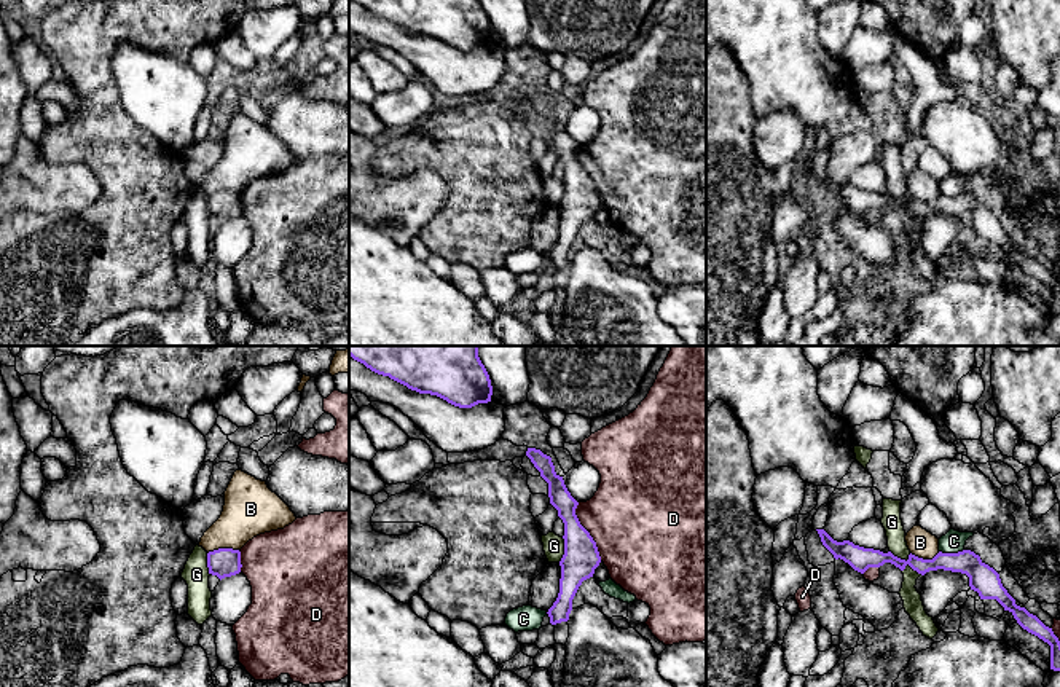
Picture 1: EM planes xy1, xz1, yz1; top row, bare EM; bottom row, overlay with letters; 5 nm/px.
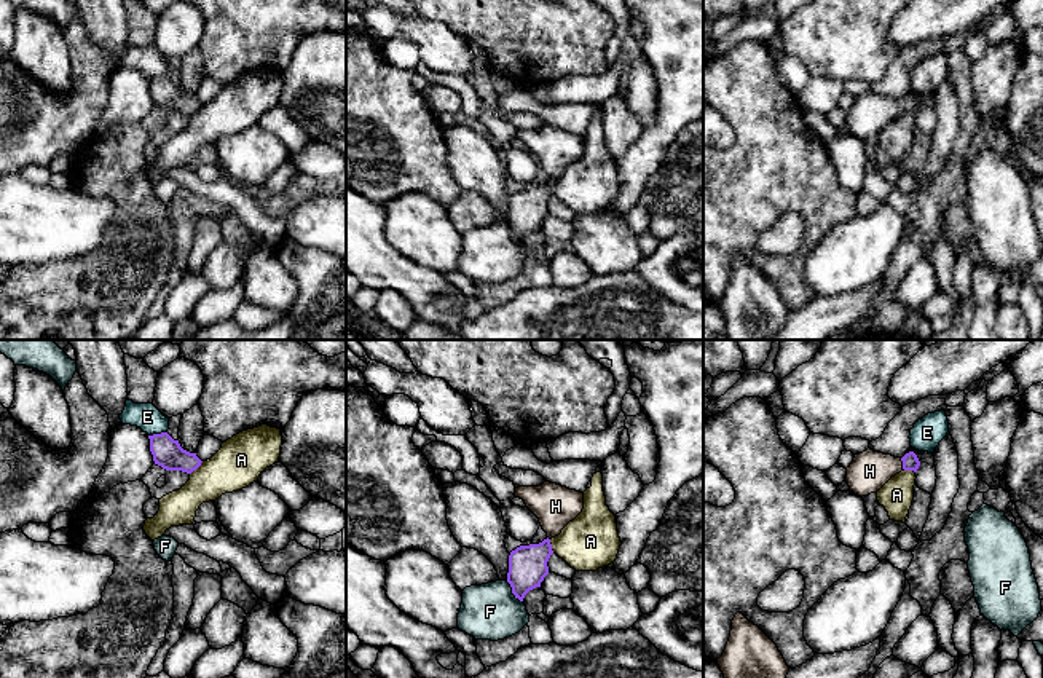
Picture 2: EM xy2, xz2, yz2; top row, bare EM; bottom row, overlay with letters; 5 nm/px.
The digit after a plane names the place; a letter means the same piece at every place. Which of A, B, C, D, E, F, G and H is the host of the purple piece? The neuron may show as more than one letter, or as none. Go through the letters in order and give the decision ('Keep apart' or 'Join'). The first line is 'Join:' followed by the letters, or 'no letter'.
Join: H
A: Keep apart
B: Keep apart
C: Keep apart
D: Keep apart
E: Keep apart
F: Keep apart
G: Keep apart
H: Join

